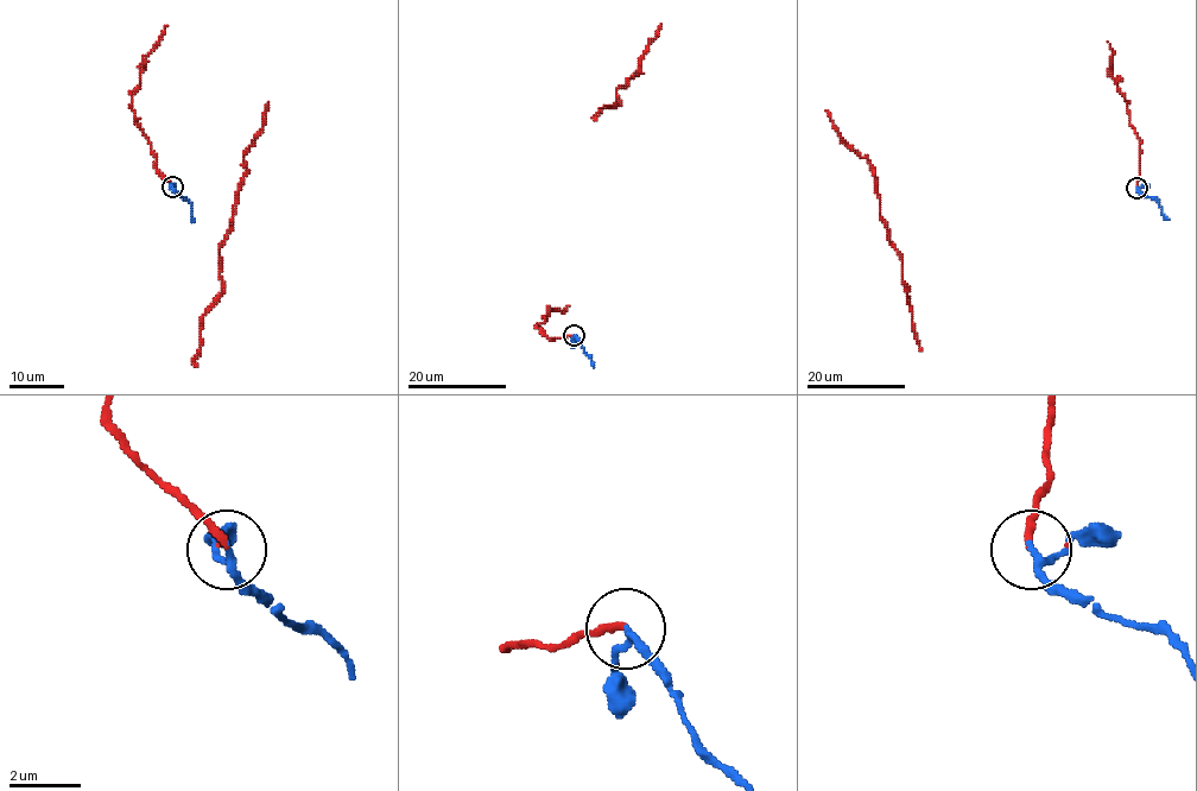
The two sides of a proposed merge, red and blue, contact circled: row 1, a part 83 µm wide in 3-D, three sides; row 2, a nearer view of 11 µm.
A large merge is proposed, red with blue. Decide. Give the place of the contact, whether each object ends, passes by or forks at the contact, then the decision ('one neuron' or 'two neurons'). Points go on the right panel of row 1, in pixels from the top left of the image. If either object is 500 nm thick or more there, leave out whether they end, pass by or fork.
at (1137, 188); red ends there; blue passes by; one neuron

